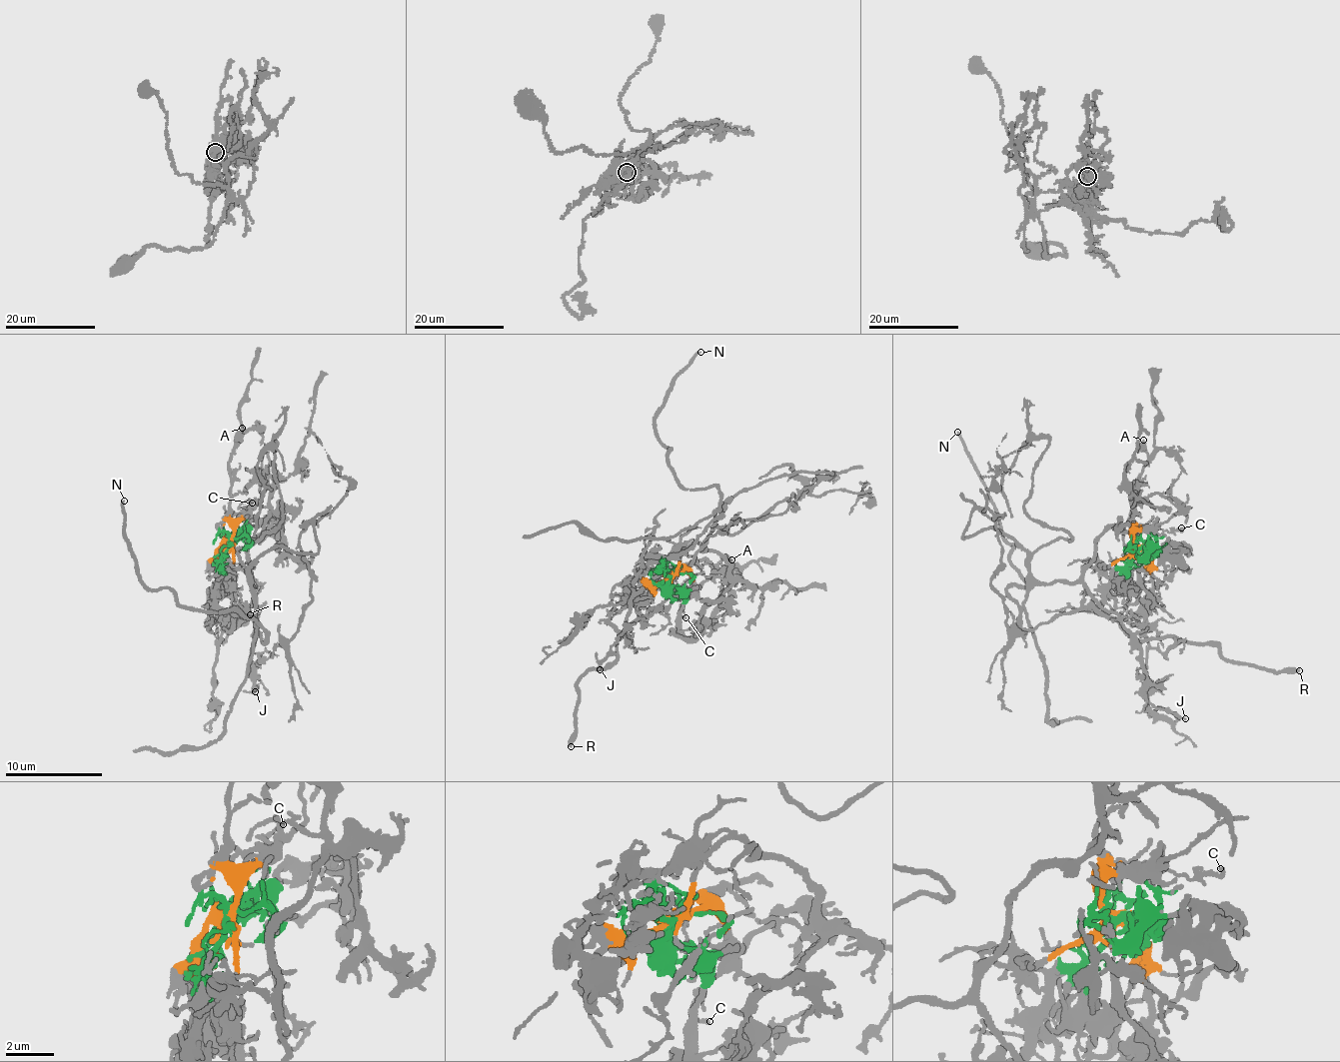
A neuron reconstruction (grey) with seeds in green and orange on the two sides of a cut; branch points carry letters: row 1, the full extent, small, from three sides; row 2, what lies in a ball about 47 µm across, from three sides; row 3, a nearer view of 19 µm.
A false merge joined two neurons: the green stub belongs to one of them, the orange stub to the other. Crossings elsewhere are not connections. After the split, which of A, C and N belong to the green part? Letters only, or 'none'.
N

